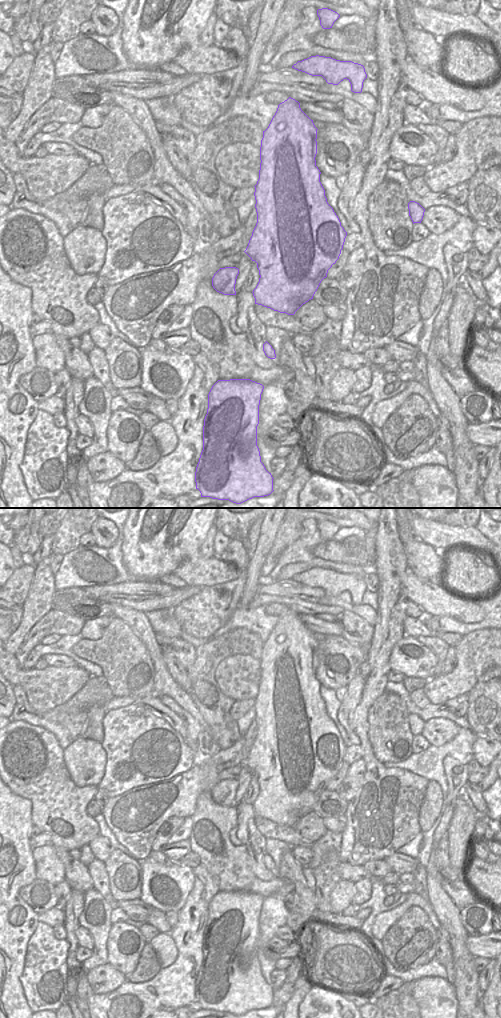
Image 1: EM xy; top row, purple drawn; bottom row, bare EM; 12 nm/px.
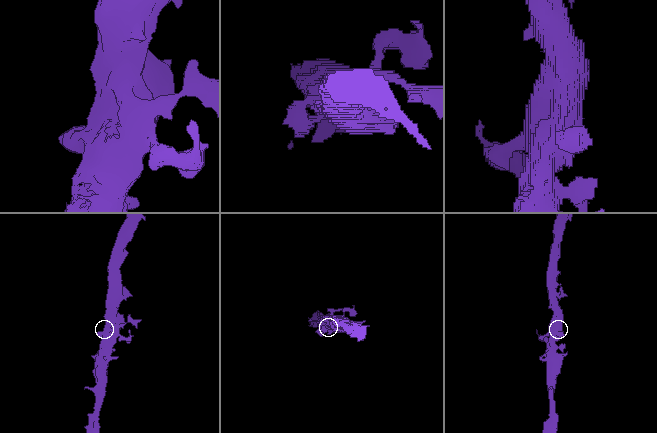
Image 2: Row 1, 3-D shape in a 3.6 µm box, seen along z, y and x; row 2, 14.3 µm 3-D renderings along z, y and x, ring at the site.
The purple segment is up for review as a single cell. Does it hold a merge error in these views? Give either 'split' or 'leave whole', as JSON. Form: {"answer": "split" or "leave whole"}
{"answer": "leave whole"}

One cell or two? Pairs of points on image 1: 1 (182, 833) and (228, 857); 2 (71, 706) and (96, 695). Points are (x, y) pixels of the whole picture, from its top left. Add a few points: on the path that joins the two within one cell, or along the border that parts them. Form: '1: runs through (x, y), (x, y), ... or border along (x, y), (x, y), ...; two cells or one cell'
1: border along (191, 817), (191, 834), (188, 838); two cells
2: runs through (77, 704), (90, 695); one cell

